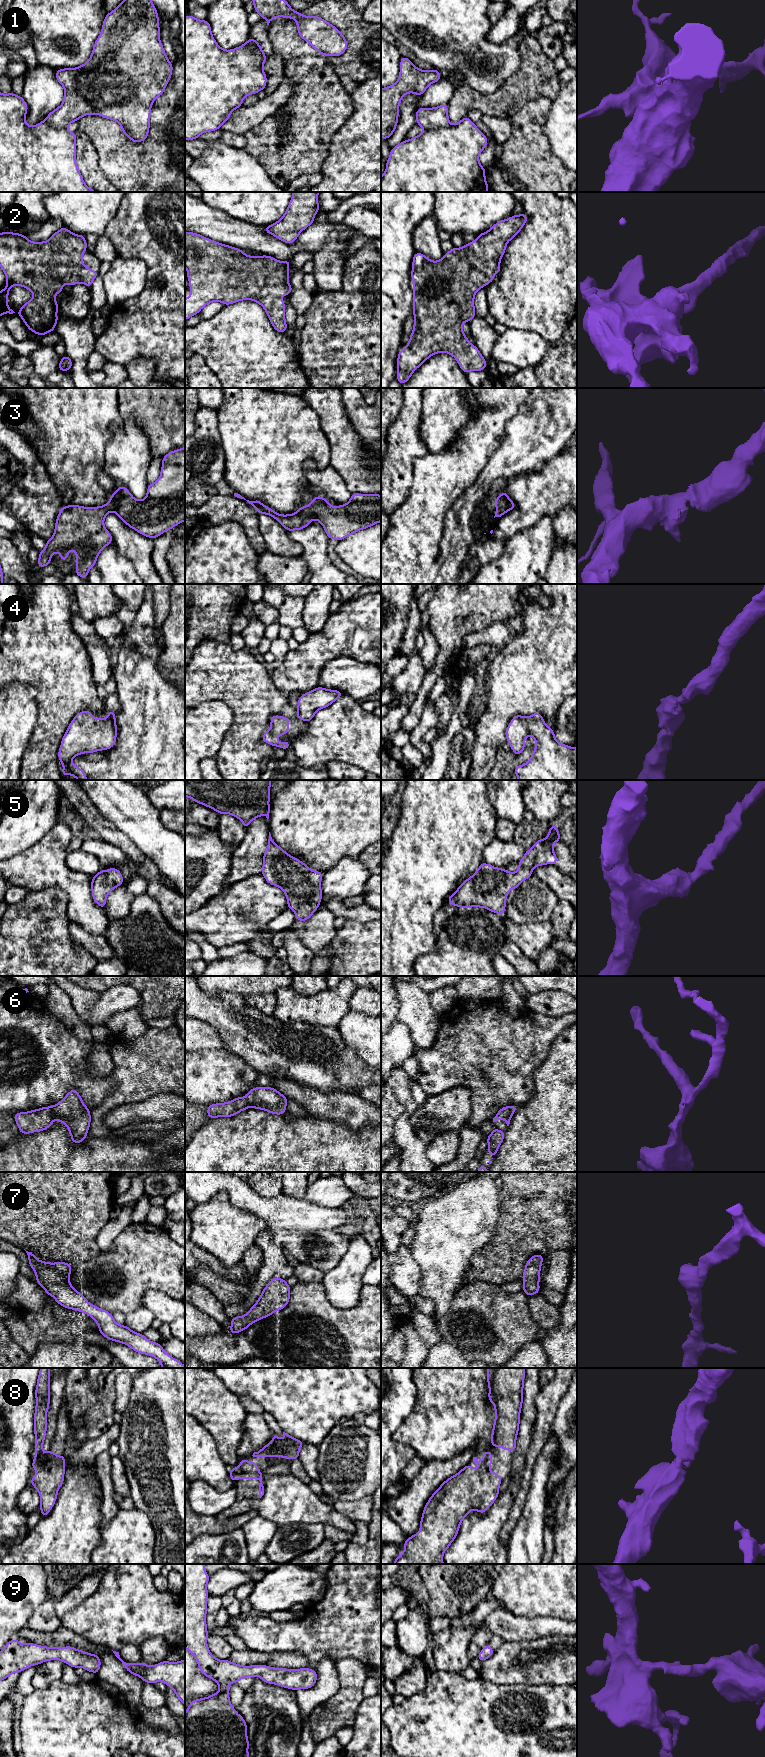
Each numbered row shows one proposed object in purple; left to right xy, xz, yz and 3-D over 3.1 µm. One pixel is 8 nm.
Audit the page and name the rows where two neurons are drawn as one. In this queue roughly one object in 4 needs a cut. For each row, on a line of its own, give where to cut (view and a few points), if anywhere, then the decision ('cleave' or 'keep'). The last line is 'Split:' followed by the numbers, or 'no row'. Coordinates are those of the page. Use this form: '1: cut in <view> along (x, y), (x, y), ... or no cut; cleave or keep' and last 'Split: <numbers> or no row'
1: cut in yz along (449, 124), (443, 127), (424, 130); cleave
2: no cut; keep
3: no cut; keep
4: no cut; keep
5: no cut; keep
6: no cut; keep
7: no cut; keep
8: no cut; keep
9: no cut; keep
Split: 1

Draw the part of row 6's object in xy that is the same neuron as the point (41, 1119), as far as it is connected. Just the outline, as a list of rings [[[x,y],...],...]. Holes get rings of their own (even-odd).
[[[70,1090],[66,1096],[57,1104],[31,1110],[28,1112],[19,1112],[13,1115],[21,1134],[30,1134],[47,1130],[54,1120],[67,1126],[73,1143],[81,1143],[85,1140],[90,1128],[91,1114],[90,1109],[84,1105],[84,1102],[77,1090]]]

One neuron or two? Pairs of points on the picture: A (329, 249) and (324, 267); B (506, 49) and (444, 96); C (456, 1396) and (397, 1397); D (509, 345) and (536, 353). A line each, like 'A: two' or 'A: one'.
A: one
B: two
C: two
D: one

